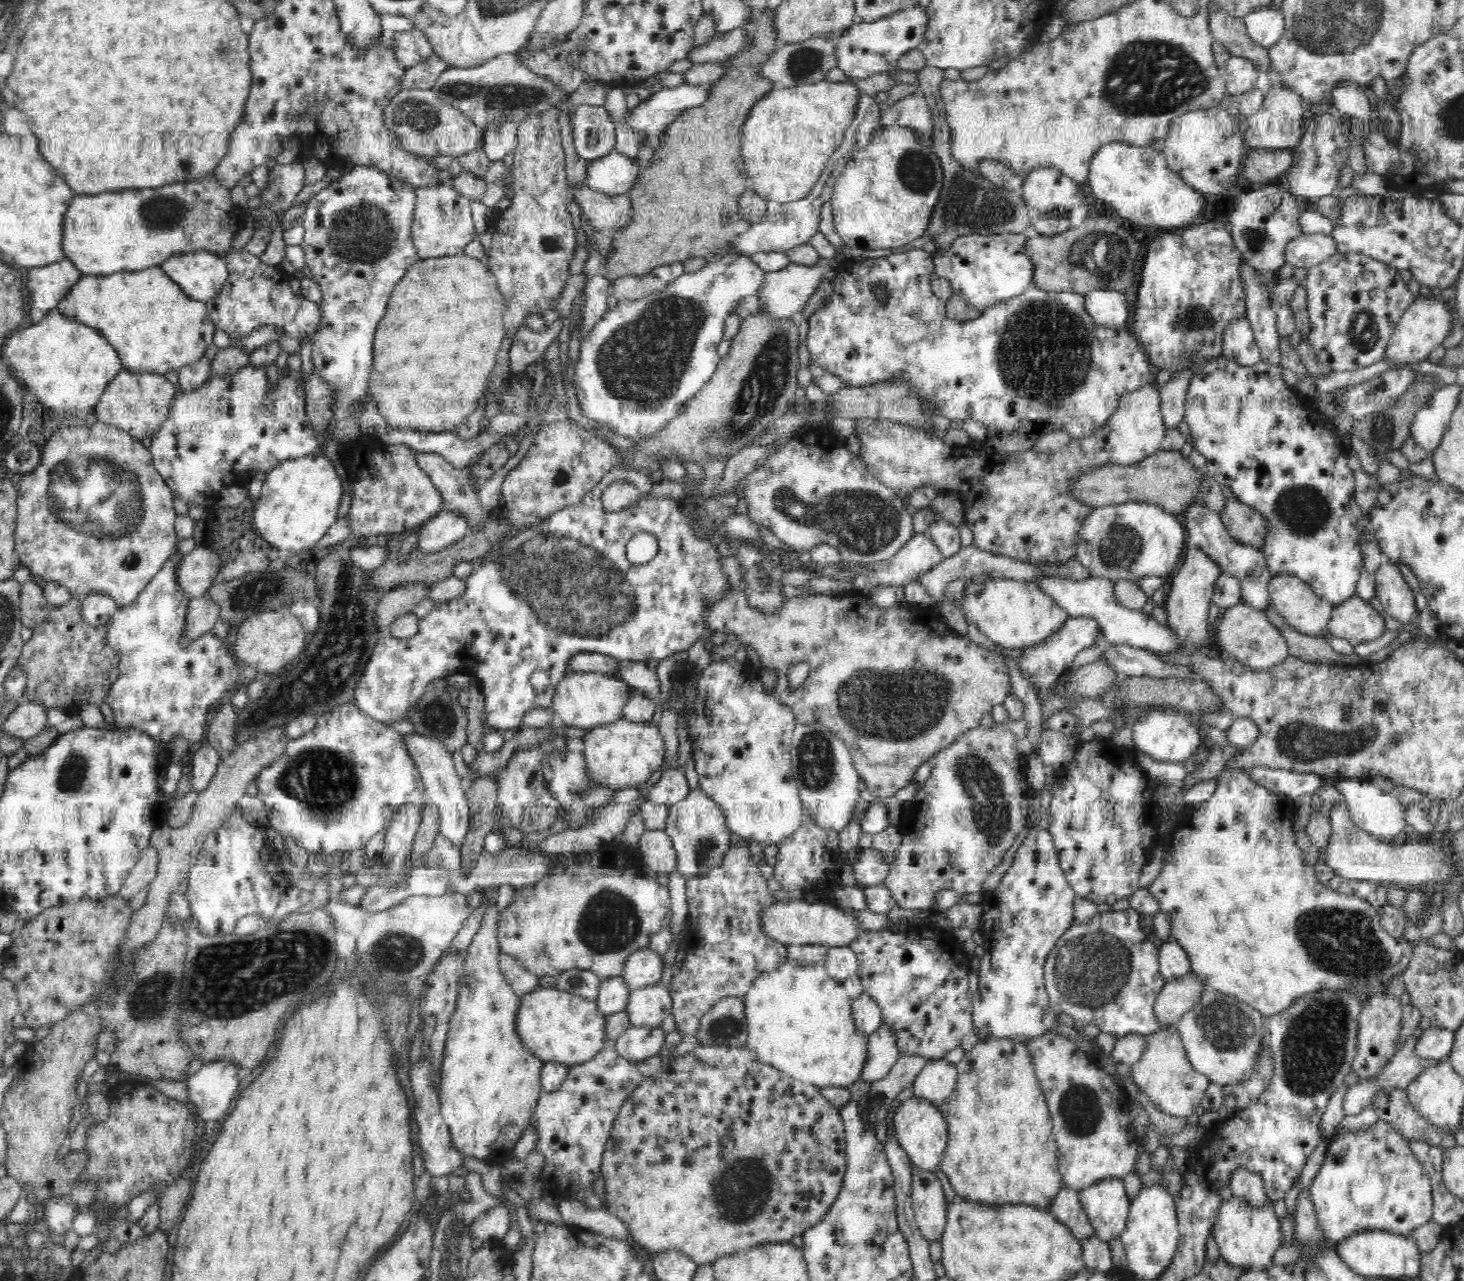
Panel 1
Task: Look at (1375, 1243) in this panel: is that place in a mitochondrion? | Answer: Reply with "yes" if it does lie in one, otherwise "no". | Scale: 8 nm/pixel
no

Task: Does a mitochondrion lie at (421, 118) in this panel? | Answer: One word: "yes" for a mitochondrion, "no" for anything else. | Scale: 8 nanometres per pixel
yes

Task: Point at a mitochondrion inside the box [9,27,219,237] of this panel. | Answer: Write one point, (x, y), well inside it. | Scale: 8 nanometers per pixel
(165, 212)

